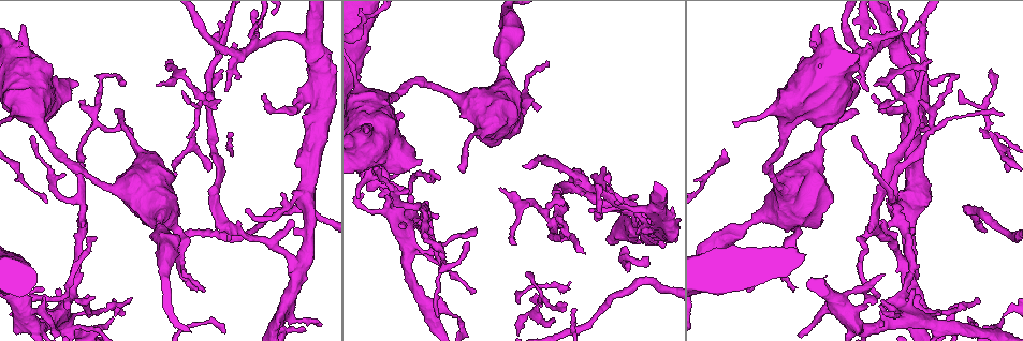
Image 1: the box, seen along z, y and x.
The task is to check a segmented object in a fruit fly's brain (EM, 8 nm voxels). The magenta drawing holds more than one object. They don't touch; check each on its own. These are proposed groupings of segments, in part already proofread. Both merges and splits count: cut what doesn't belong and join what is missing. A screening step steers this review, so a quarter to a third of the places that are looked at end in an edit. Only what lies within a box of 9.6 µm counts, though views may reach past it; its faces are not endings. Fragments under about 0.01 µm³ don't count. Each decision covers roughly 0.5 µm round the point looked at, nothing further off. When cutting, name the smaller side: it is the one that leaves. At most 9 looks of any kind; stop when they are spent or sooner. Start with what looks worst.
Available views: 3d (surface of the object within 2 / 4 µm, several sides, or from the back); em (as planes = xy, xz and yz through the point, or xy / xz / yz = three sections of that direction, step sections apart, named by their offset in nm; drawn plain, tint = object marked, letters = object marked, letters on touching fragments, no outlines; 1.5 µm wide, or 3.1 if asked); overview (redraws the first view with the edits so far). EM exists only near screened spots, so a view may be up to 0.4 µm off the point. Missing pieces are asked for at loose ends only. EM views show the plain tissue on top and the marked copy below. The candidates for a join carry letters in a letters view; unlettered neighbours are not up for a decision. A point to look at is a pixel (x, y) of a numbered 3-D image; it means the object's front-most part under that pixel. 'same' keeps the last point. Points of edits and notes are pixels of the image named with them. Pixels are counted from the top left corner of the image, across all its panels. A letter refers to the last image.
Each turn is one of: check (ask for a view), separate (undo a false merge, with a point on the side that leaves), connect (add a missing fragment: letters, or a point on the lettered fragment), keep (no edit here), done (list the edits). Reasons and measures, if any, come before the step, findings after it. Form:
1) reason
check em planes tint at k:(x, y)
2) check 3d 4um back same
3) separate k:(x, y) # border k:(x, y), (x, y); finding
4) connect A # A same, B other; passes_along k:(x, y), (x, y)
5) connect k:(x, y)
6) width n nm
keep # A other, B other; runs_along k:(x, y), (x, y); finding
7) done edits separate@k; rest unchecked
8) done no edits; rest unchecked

check em xy step 8 letters at 1:(819, 24)

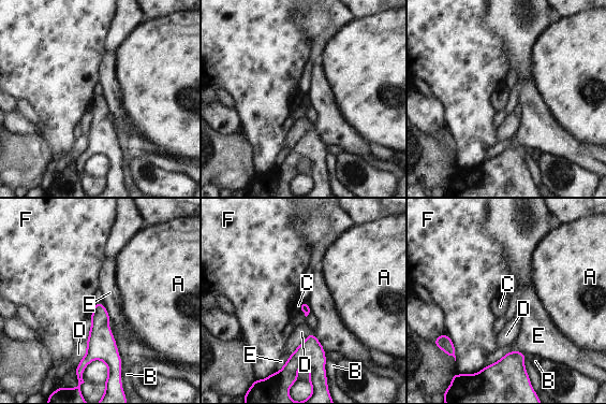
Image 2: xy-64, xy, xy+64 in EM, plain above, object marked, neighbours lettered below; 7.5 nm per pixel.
keep # A other, B other, C other, D other, E other, F other; border 2:(523, 354), (508, 351), (485, 368); none of them fits

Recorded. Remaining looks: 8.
check em xz step 4 letters at 1:(211, 35)

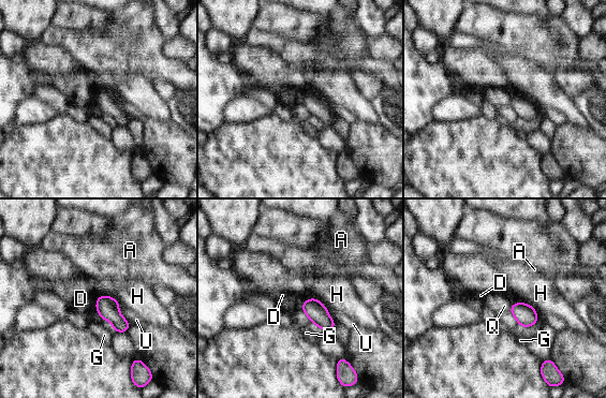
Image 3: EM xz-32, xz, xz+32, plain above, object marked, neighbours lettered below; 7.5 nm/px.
longest_contact U 170 nm
keep # A other, D other, G other, H other, Q other, U other; border 3:(100, 294), (95, 305), (97, 312); none of them fits

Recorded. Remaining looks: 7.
free end
check em xy step 4 letters at 1:(651, 230)

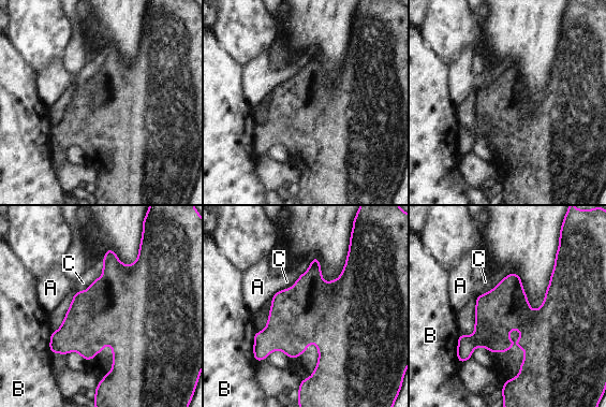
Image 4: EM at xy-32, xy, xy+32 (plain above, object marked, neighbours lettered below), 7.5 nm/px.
check em planes letters same

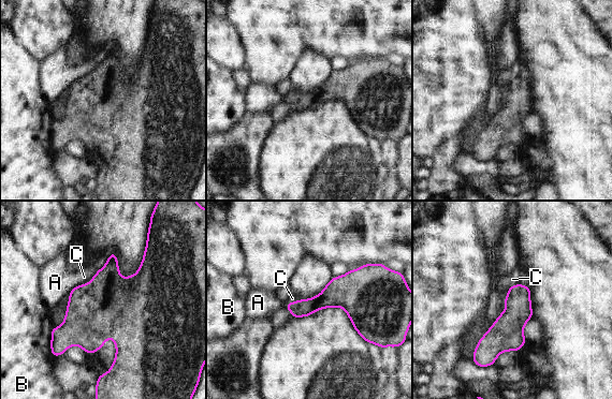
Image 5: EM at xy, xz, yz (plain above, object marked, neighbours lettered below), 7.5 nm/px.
longest_contact B 240 nm
keep # A other, B other, C other; border 5:(99, 269), (88, 282), (75, 286); no lettered fragment goes on from it

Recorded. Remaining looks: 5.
sudden change in width
check em planes letters at 1:(429, 251)

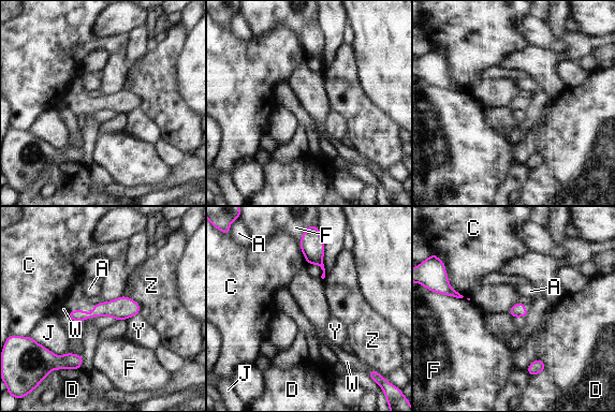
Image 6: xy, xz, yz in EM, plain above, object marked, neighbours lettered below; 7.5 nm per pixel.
keep # A other, C other, D other, F other, J other, W other, Y other, Z other; runs_along 6:(136, 307), (71, 313); continuous, no second neuron

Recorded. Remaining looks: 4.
done no edits; rest unchecked

